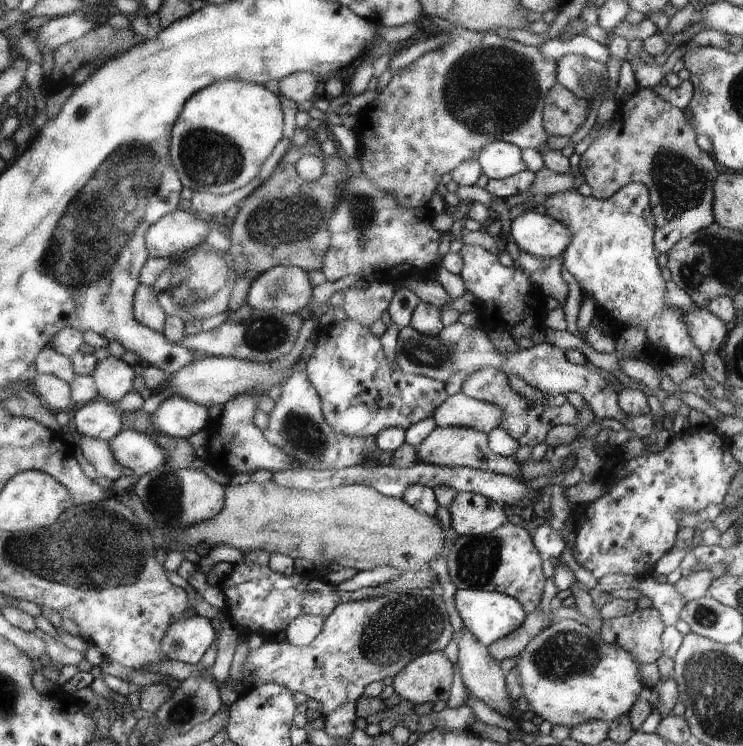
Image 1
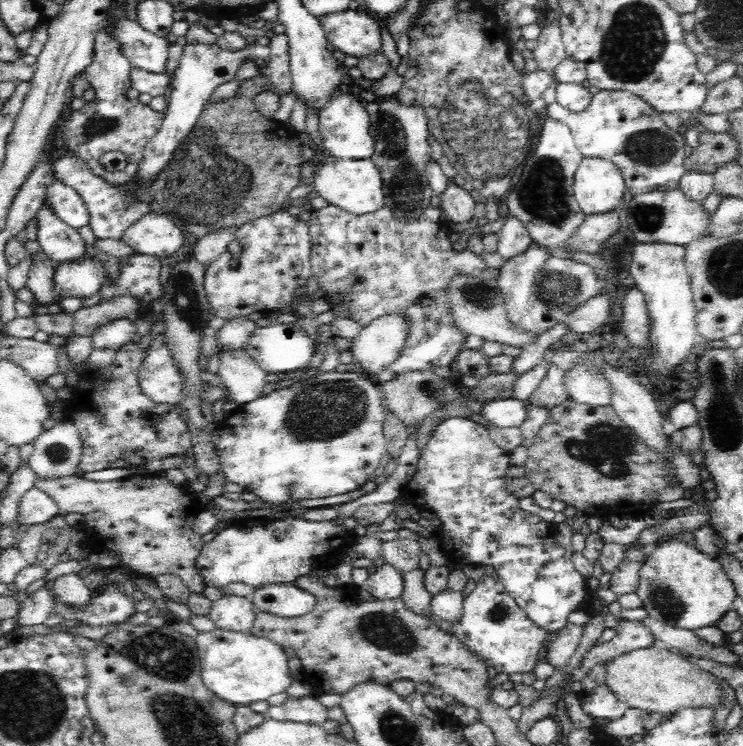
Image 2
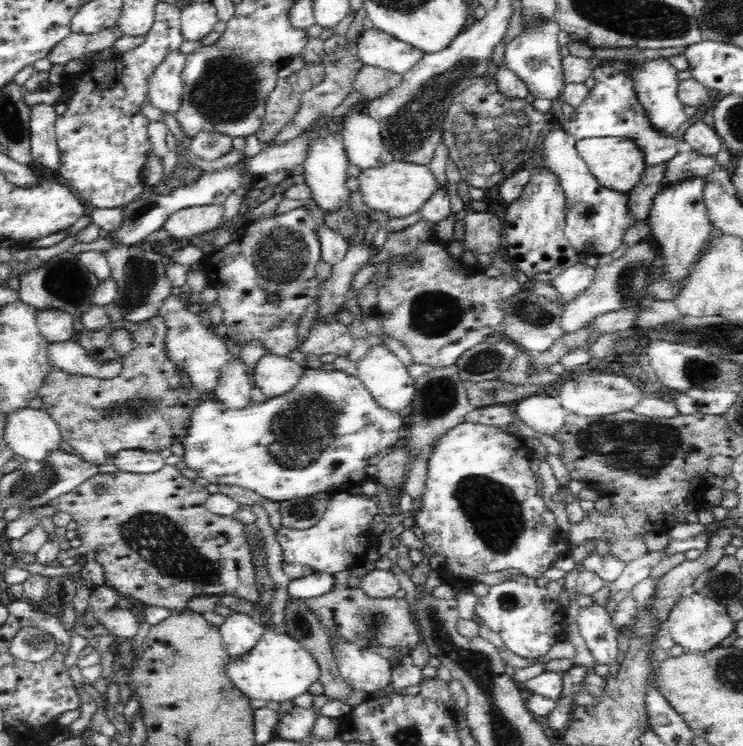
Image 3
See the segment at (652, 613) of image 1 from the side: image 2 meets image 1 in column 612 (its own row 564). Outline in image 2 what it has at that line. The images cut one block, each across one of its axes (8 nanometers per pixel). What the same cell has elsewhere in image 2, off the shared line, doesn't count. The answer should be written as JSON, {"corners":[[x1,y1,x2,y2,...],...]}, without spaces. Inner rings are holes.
{"corners":[[642,547,625,548,624,558,611,572,609,588,618,597,636,592,640,580,640,569,648,555]]}

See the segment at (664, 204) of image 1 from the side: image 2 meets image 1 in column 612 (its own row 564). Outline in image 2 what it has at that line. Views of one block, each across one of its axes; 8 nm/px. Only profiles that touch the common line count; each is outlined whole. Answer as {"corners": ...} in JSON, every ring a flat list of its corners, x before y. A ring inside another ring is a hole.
{"corners":[[79,473,62,478,37,478,35,487,43,490,48,496,50,496,50,498,54,499,54,502,56,502,57,507,59,508,60,515,72,514,72,512,82,514,83,522,81,525,81,530,85,534,83,545,88,546,91,551,104,551,111,547,111,551,115,552,119,556,120,562,118,566,128,566,128,568,131,570,130,576,134,574,134,576,142,576,145,578,145,580,149,579,153,581,156,576,160,576,162,574,172,574,179,576,183,580,183,583,191,590,191,592,202,593,204,588,206,588,203,578,200,576,199,570,195,568,195,560,201,551,201,548,205,545,202,535,192,529,195,516,198,512,198,507,195,505,191,494,183,488,178,487,178,485,174,485,172,481,168,480,164,473,155,474,152,476,134,474,127,479,111,480,108,482,88,480]]}

